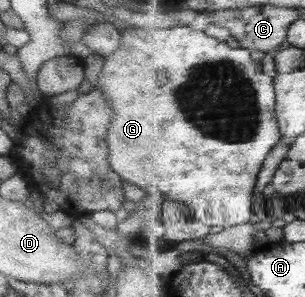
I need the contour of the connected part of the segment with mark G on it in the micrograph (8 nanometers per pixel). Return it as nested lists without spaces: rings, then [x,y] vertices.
[[[176,26],[165,29],[143,29],[125,27],[120,34],[118,48],[107,55],[96,79],[96,87],[103,92],[109,102],[113,115],[107,127],[105,138],[108,151],[108,164],[113,172],[119,175],[124,185],[133,194],[161,193],[167,201],[184,202],[192,210],[197,221],[209,226],[222,226],[228,229],[248,223],[253,218],[253,192],[261,169],[268,160],[269,153],[281,141],[279,120],[277,120],[277,96],[275,78],[259,72],[259,64],[251,58],[249,49],[229,48],[226,42],[207,36],[205,32],[195,30],[190,26]]]

